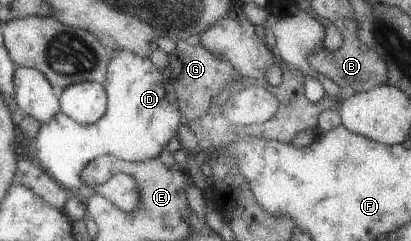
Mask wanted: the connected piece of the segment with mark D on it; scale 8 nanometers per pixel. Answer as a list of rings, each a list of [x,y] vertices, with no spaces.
[[[128,50],[114,51],[114,56],[106,64],[102,85],[106,92],[106,110],[96,122],[80,124],[58,111],[48,122],[39,124],[35,138],[19,136],[17,141],[50,178],[66,190],[73,191],[82,201],[99,194],[118,210],[134,212],[141,194],[134,174],[118,172],[104,184],[88,186],[81,180],[80,170],[102,155],[136,162],[158,157],[166,142],[176,136],[176,128],[181,124],[176,94],[160,68],[148,58]]]

